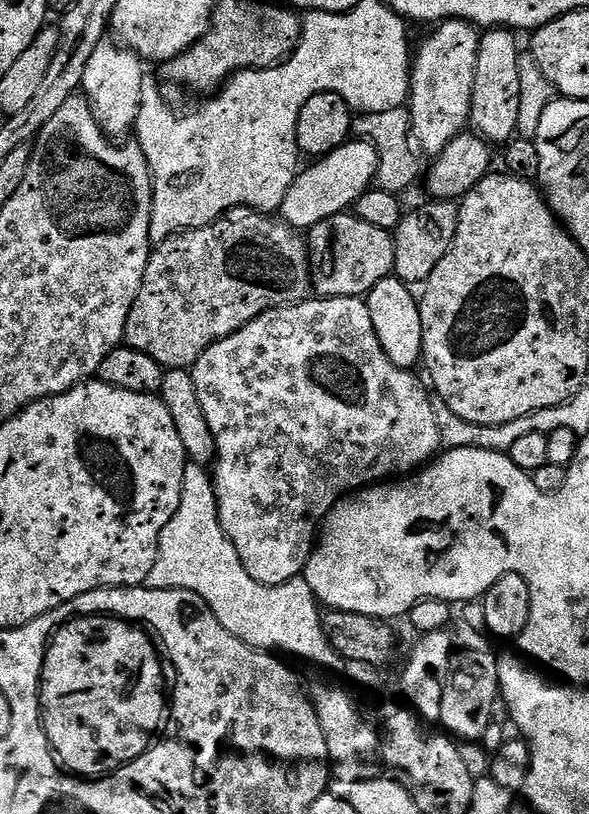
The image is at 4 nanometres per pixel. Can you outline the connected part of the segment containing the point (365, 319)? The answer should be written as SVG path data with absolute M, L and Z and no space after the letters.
M355 296L309 298L301 304L270 308L234 334L210 345L200 355L198 362L192 365L190 371L194 378L194 390L198 390L198 402L202 402L202 414L206 414L206 422L210 422L210 434L214 434L216 443L216 472L214 470L211 473L211 478L216 491L216 509L220 525L226 538L230 538L234 550L238 550L238 558L246 574L250 574L254 582L262 582L266 586L285 584L303 573L318 539L318 529L336 501L343 500L353 492L359 492L361 488L387 481L397 474L415 473L423 469L442 448L429 389L420 385L415 371L399 368L394 366L394 362L390 362L390 358L378 342L378 334L374 334L374 322L370 318L367 303Z

